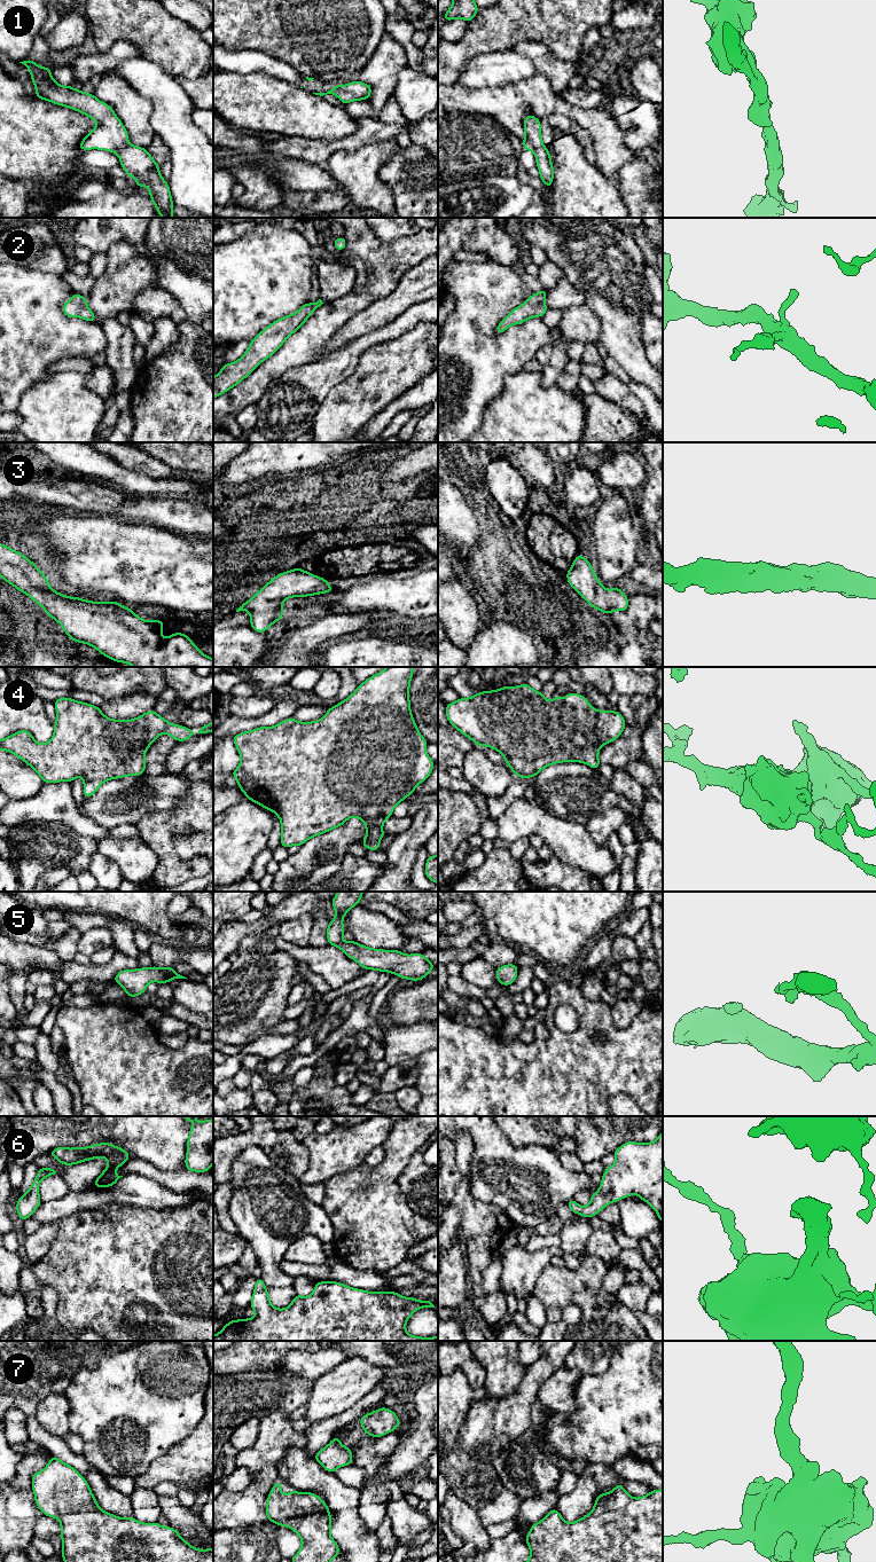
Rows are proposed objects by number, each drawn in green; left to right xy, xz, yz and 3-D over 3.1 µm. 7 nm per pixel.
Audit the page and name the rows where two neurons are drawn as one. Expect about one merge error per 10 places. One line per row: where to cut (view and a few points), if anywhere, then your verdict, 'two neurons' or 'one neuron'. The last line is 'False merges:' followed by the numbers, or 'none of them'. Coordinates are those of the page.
1: no cut; one neuron
2: no cut; one neuron
3: no cut; one neuron
4: no cut; one neuron
5: no cut; one neuron
6: no cut; one neuron
7: no cut; one neuron
False merges: none of them

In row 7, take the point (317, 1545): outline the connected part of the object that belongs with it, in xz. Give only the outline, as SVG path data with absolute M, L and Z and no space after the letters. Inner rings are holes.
M279 1479L268 1493L266 1515L268 1521L290 1528L302 1538L302 1547L290 1559L291 1562L331 1562L341 1551L337 1543L330 1537L331 1514L327 1504L312 1492L297 1493L296 1489L291 1488L290 1493L282 1494L279 1492L281 1489L282 1484Z

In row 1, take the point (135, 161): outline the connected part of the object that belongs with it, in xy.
M30 58L19 62L24 64L36 87L36 97L54 104L81 112L97 123L97 126L81 140L80 150L100 149L114 151L120 159L120 167L127 174L126 179L136 179L136 189L146 186L157 213L162 218L173 218L173 202L170 187L159 173L159 165L152 159L146 148L132 146L122 120L112 108L72 86L62 86L49 74L53 68L42 68Z

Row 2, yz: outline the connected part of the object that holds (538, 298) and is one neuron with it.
M542 288L539 293L532 293L522 305L510 311L509 314L495 328L495 332L502 333L508 327L521 324L534 316L542 317L542 315L549 309L545 305L547 291L547 289Z

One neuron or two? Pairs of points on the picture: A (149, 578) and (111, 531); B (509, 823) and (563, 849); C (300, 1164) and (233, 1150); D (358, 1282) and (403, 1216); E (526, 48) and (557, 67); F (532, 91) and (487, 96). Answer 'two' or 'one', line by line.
A: one
B: one
C: one
D: two
E: one
F: one

